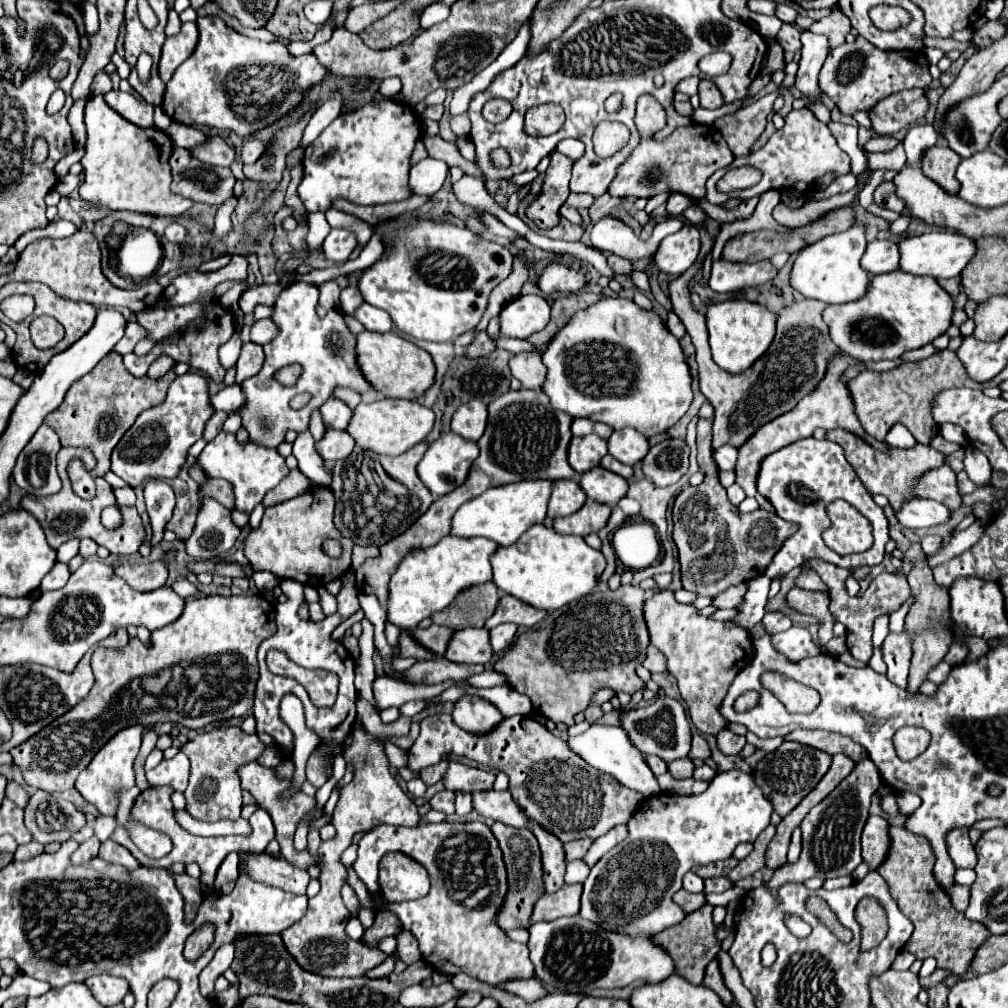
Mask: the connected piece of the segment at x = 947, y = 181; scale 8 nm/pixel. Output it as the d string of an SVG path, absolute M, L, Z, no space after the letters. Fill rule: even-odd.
M935 144L933 148L925 150L925 156L921 158L921 170L927 178L937 182L945 192L957 194L959 184L955 178L955 170L959 162L961 162L959 154L953 152L949 146Z

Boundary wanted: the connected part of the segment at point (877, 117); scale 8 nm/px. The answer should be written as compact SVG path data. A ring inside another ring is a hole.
M903 90L873 106L869 112L871 126L877 134L895 134L901 128L917 122L927 112L927 98L923 90Z

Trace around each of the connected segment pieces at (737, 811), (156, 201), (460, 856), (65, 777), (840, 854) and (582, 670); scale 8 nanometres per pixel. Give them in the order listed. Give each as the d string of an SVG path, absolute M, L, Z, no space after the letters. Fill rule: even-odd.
M741 770L719 772L709 788L697 796L677 796L659 792L645 800L645 804L637 810L637 816L629 820L629 836L617 844L611 852L607 852L589 872L583 884L581 896L581 918L591 922L599 922L605 930L623 932L623 934L651 934L663 932L679 924L687 914L671 900L671 896L681 888L681 878L695 866L711 864L719 860L727 860L735 846L741 842L755 842L755 838L769 826L773 806L763 796L761 788L753 782L753 776Z
M103 94L91 96L85 104L85 128L87 128L87 142L85 142L85 156L81 160L85 172L83 182L79 186L79 194L83 200L105 206L109 210L129 210L129 212L141 212L141 214L153 214L153 216L181 216L187 212L193 202L177 196L169 190L171 184L171 168L169 168L169 156L171 156L171 140L165 132L157 128L137 128L135 124L127 122L123 116L119 116L113 108L109 108L103 100Z
M441 822L413 828L395 828L389 824L375 826L359 840L359 856L353 868L375 900L375 912L387 910L395 914L401 928L417 938L423 960L435 970L449 976L463 972L487 984L535 976L527 944L511 942L493 922L507 894L507 870L501 848L483 822ZM389 852L401 852L419 862L429 872L431 894L421 900L393 904L377 902L381 898L377 882L379 862Z
M261 594L251 596L203 596L187 598L185 614L181 614L169 628L151 632L151 646L145 646L139 638L129 638L125 648L113 650L97 646L91 658L95 684L81 704L73 706L65 716L53 720L37 736L25 740L11 750L13 764L21 770L27 786L45 792L63 792L73 788L81 770L85 770L91 758L115 732L131 724L157 724L173 722L193 730L201 730L211 722L245 716L253 706L253 694L257 684L257 648L261 640L275 634L275 606Z
M863 758L855 764L853 772L825 798L821 800L801 822L803 832L803 850L801 858L795 864L785 864L779 870L775 870L773 878L767 882L767 888L775 894L777 888L785 882L805 882L807 878L819 876L819 878L835 878L835 876L847 876L851 874L861 862L861 830L869 816L871 796L877 792L881 784L877 766Z
M619 586L615 592L591 592L579 602L573 602L569 610L549 626L549 630L541 628L519 634L511 648L505 652L505 656L495 662L495 670L507 678L507 684L511 688L531 698L535 712L563 724L571 724L573 716L589 706L591 696L599 688L613 688L615 692L627 694L643 690L645 684L635 674L635 668L645 660L645 648L649 646L649 634L641 610L643 600L645 592L635 586Z

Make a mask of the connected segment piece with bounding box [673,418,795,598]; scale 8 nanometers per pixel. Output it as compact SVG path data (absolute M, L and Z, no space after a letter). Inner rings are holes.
M711 420L697 422L697 460L705 470L705 480L697 488L681 490L673 504L673 540L679 550L681 584L685 590L699 596L717 596L733 584L747 582L765 572L781 544L795 532L791 522L781 520L775 512L757 510L741 514L729 500L725 488L719 484L719 468L711 450Z

